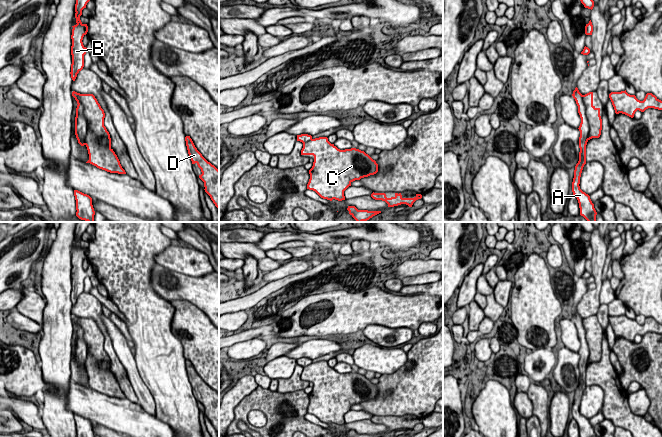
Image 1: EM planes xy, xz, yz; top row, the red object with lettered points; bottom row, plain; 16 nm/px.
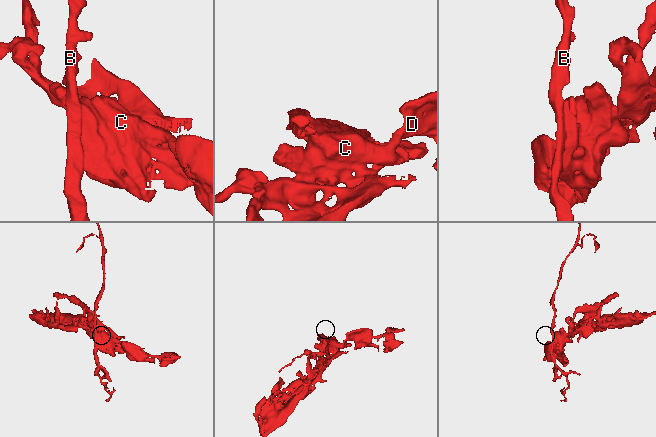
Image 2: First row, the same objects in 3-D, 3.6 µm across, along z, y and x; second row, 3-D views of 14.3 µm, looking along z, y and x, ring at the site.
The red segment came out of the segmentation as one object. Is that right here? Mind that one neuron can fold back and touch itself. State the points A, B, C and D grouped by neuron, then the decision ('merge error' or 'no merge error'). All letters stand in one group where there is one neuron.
A B / C D; merge error

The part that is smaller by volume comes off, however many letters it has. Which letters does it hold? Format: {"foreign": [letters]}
{"foreign": ["A", "B"]}

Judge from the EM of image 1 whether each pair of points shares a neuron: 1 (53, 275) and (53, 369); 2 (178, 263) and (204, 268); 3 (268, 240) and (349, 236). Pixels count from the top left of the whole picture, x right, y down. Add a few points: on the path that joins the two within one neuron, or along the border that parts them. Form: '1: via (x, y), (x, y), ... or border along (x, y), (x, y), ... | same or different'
1: via (54, 298), (54, 346) | same
2: via (184, 263), (198, 266) | same
3: via (288, 237), (329, 238) | same

